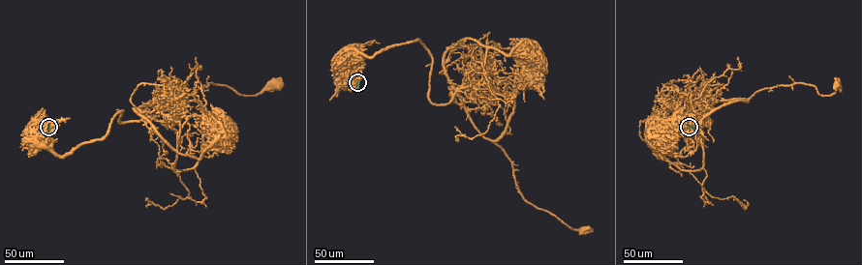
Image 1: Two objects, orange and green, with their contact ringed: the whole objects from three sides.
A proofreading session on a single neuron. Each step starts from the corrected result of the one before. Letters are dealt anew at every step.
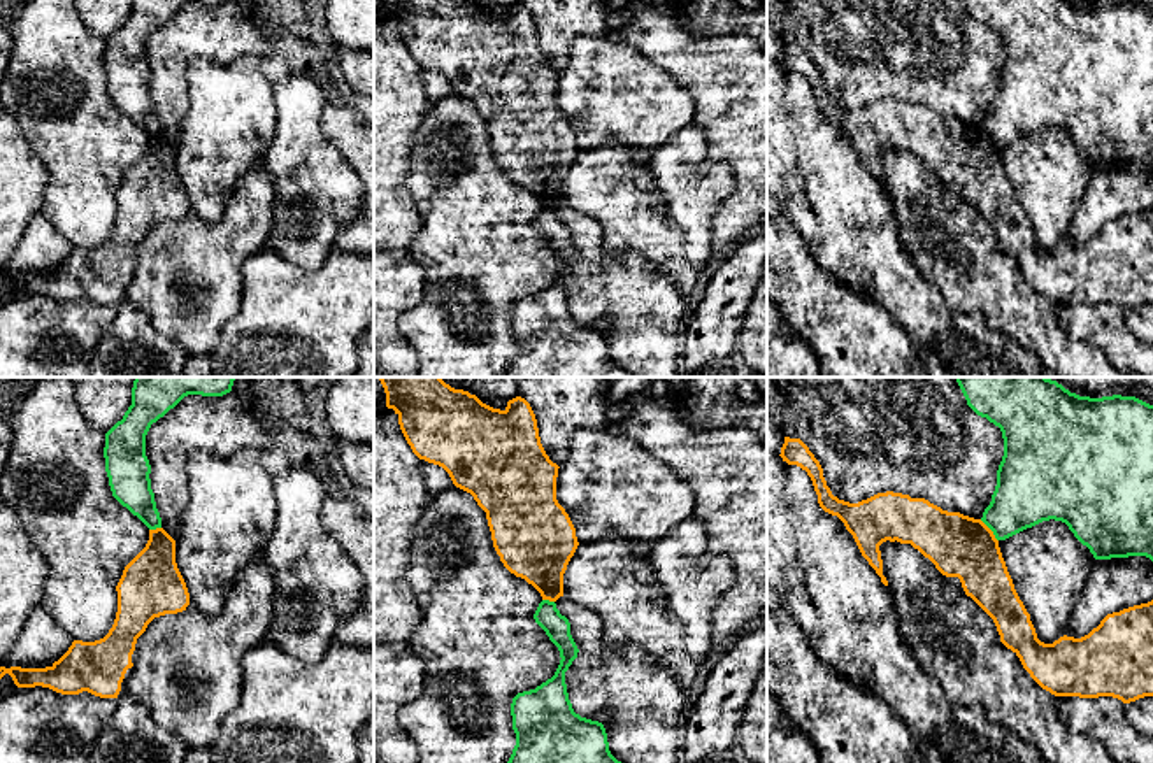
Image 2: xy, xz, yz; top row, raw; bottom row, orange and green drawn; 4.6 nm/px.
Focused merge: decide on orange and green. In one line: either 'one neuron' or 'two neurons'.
two neurons

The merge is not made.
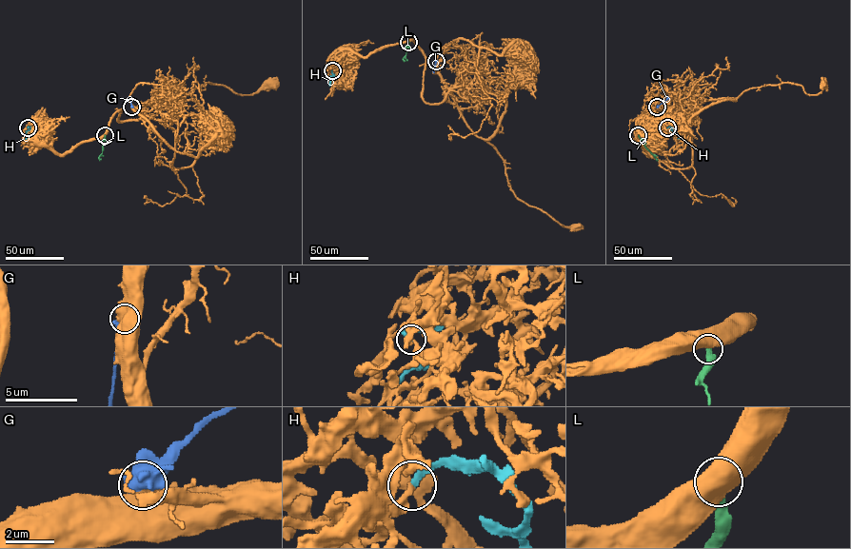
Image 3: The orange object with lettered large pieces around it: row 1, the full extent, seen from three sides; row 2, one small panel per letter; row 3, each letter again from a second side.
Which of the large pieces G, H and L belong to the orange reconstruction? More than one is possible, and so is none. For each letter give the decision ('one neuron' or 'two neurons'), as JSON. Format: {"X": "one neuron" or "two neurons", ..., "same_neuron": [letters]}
{"G": "two neurons", "H": "one neuron", "L": "two neurons", "same_neuron": ["H"]}

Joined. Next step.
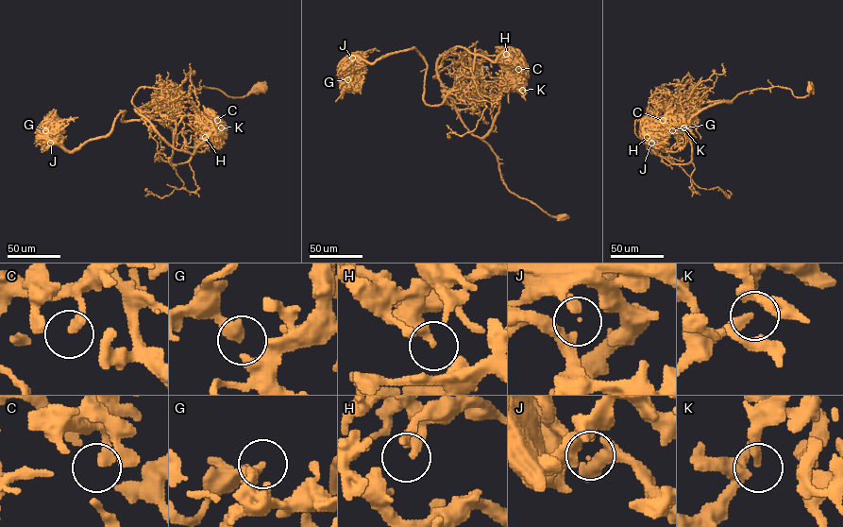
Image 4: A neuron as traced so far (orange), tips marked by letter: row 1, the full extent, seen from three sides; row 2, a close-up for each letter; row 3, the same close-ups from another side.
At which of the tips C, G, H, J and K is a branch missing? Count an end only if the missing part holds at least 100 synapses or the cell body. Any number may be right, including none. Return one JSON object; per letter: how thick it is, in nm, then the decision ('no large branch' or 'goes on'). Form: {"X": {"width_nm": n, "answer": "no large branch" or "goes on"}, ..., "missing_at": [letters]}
{"C": {"width_nm": 280, "answer": "no large branch"}, "G": {"width_nm": 200, "answer": "no large branch"}, "H": {"width_nm": 400, "answer": "no large branch"}, "J": {"width_nm": 240, "answer": "goes on"}, "K": {"width_nm": 240, "answer": "no large branch"}, "missing_at": ["J"]}

